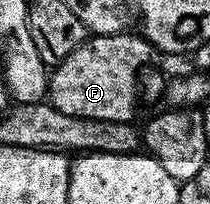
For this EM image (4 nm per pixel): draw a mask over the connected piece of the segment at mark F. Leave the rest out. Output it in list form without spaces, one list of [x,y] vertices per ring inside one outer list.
[[[123,33],[121,35],[90,35],[86,42],[81,43],[72,53],[68,53],[68,57],[64,57],[64,61],[53,68],[48,75],[48,102],[56,109],[60,109],[60,113],[68,113],[72,117],[84,117],[85,119],[95,119],[96,121],[120,121],[121,123],[131,122],[135,117],[134,110],[138,107],[138,70],[149,61],[153,55],[156,55],[156,49],[141,34]]]

